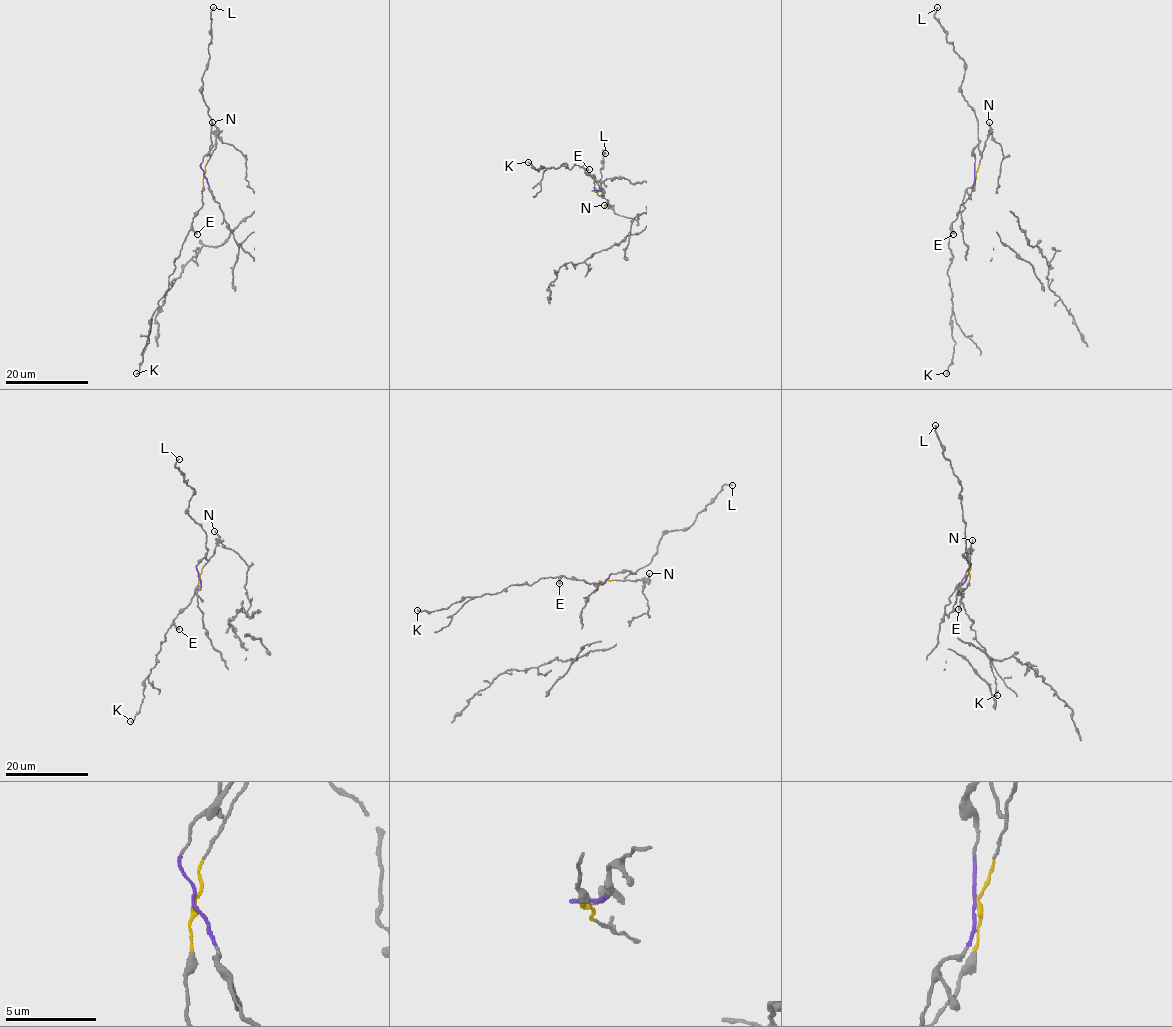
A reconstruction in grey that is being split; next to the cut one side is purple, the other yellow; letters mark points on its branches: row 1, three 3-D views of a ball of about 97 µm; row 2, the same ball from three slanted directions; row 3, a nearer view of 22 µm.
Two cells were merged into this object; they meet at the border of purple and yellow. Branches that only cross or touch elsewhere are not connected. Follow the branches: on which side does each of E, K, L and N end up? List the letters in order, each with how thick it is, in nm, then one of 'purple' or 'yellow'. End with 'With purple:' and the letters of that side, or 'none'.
E: calibre 380 nm; yellow
K: calibre 170 nm; yellow
L: calibre 160 nm; purple
N: calibre 120 nm; yellow
With purple: L

